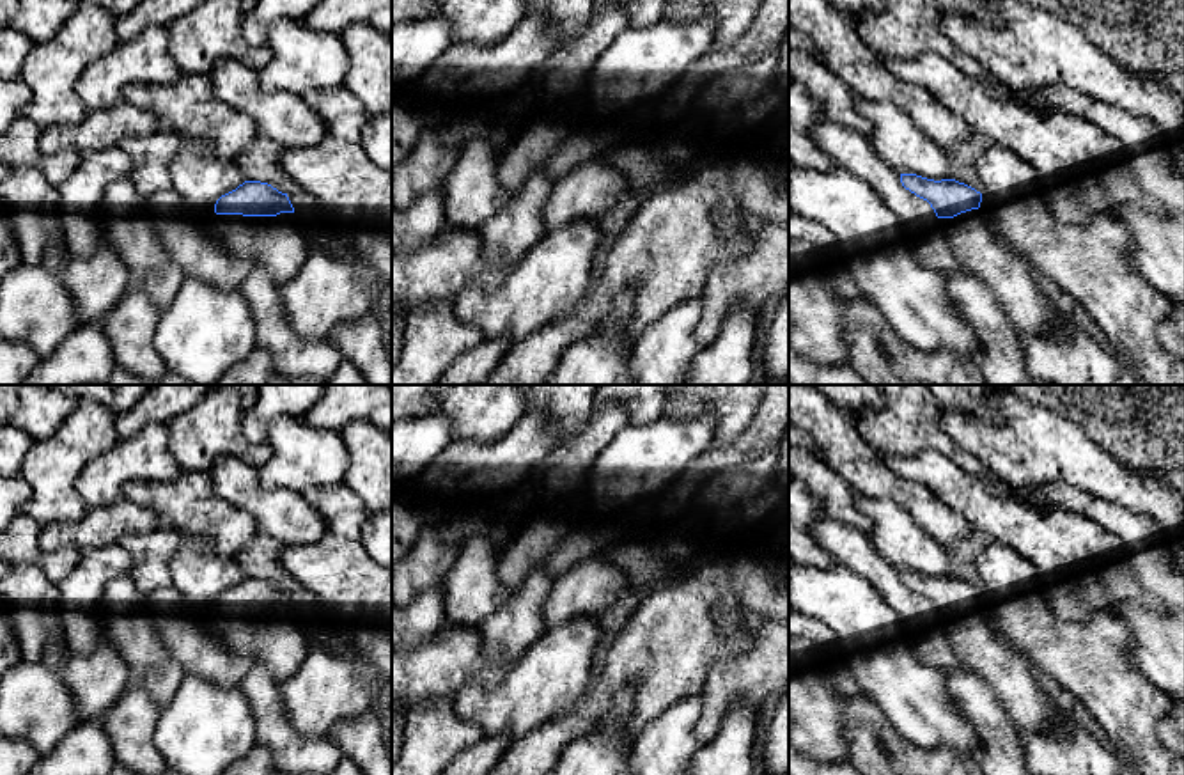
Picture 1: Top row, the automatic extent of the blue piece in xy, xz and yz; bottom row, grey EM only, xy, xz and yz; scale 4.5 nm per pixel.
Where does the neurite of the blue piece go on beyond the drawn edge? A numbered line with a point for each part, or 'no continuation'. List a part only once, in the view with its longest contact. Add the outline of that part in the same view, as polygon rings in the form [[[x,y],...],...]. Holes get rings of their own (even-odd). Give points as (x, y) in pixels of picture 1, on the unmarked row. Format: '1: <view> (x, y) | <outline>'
1: xy (277, 642) | [[[216,612],[209,624],[225,647],[264,663],[278,683],[296,674],[310,649],[296,619]]]

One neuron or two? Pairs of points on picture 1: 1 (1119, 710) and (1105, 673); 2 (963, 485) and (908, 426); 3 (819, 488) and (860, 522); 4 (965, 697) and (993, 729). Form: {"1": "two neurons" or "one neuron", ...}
{"1": "one neuron", "2": "two neurons", "3": "one neuron", "4": "one neuron"}

